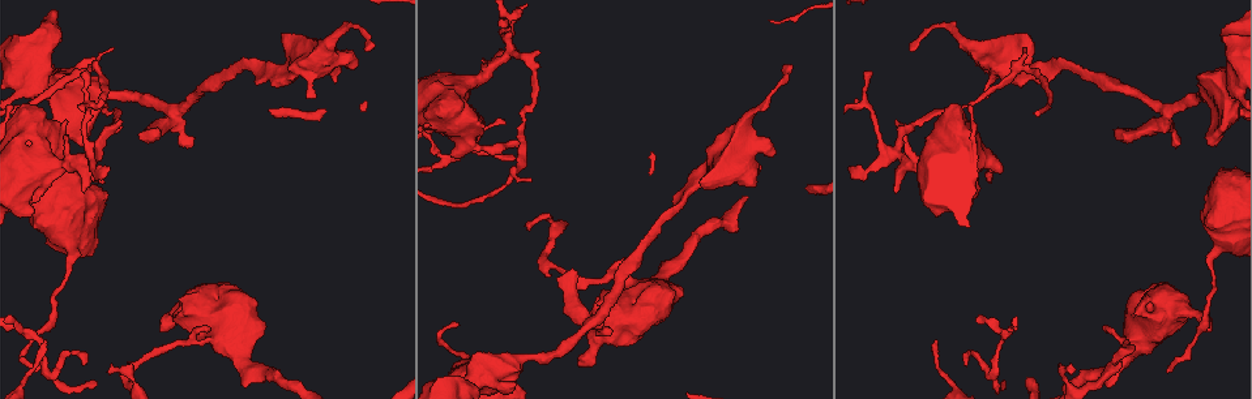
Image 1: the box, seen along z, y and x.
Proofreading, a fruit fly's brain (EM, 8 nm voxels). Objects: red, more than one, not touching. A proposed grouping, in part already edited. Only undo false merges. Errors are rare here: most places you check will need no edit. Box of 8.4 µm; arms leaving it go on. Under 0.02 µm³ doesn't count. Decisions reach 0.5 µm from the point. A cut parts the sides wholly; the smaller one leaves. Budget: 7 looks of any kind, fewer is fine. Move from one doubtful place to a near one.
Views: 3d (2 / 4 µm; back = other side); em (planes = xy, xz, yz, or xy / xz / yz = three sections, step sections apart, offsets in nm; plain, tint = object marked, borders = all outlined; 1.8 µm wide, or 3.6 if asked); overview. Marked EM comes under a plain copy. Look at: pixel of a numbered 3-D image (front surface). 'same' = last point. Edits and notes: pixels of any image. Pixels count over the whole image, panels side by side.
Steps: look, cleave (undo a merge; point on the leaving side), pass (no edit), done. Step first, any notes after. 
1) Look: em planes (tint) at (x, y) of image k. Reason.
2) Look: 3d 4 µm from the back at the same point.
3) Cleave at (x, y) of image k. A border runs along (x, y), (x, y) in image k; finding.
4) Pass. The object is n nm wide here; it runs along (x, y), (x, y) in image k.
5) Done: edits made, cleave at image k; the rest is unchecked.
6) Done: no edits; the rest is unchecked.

Look: 3d 2 µm at (1168, 108) of image 1. Sharp bend.

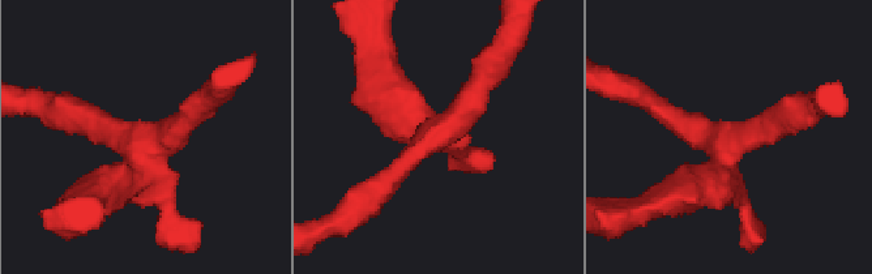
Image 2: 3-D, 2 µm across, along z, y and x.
Look: em xz step 16 (tint) at (145, 141) of image 2. Need the tissue.

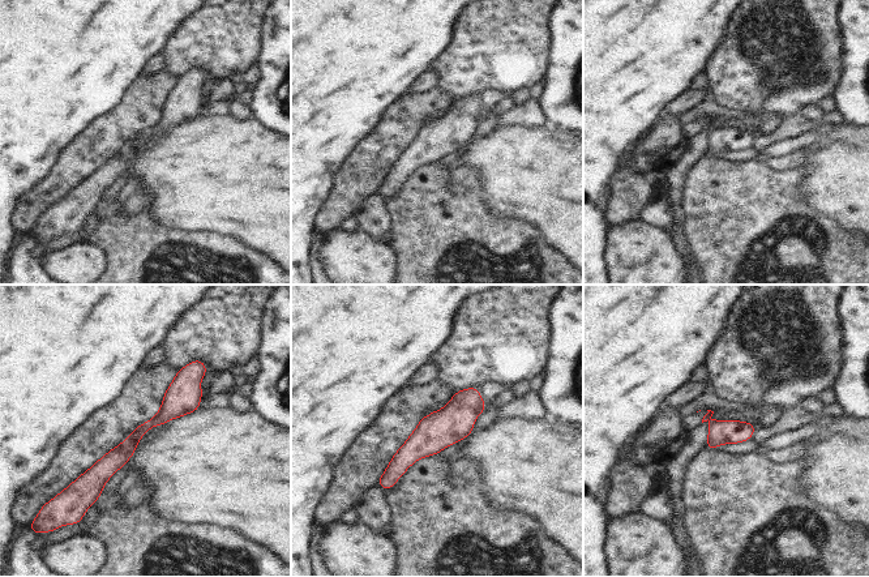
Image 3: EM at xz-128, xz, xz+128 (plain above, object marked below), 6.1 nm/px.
Look: em planes (tint) at the same point. Another direction.

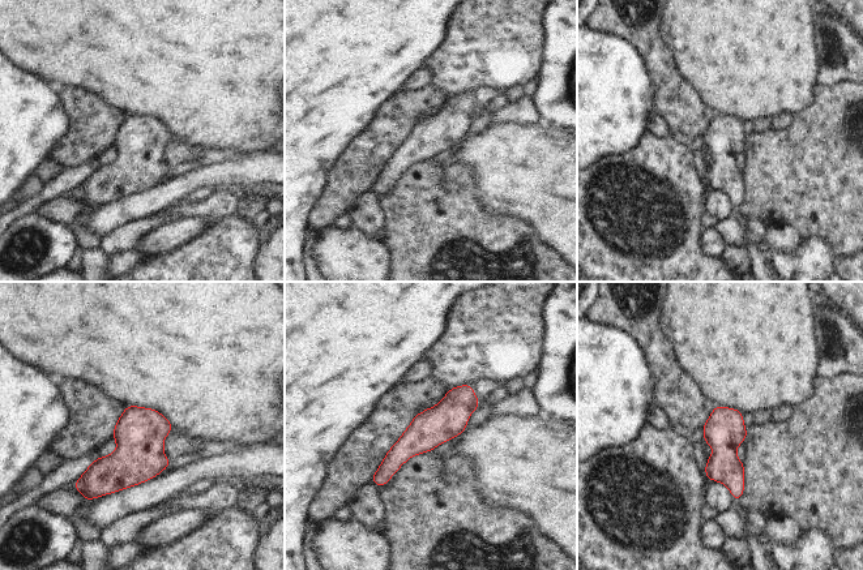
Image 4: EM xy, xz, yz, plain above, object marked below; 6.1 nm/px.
Pass. It runs along (469, 388), (376, 479) in image 4; one neuron here.

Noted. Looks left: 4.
Look: em planes (tint) at (1019, 69) of image 1. Abrupt turn.

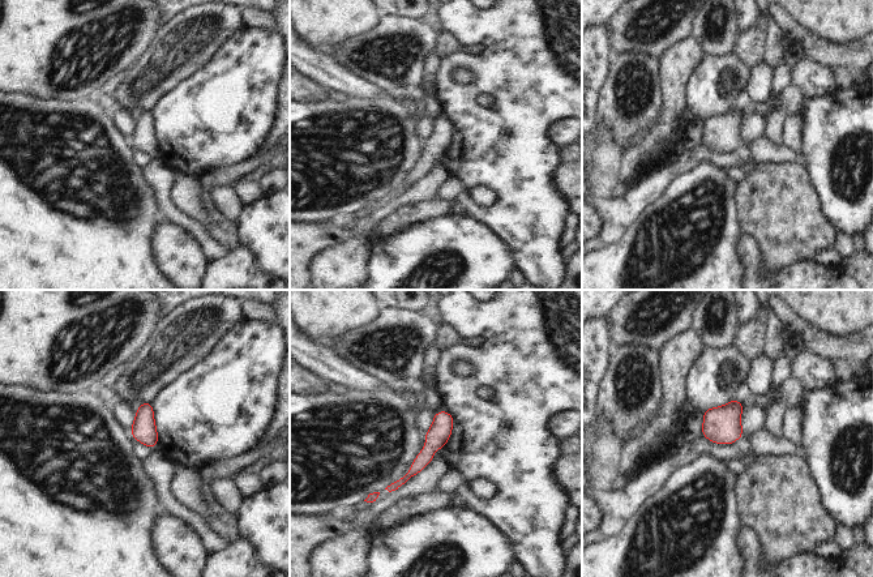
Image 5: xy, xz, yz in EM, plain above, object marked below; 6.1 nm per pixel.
Pass. Continuous, no second neuron.

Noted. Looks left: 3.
Look: 3d 4 µm at (894, 155) of image 1. Narrows sharply.

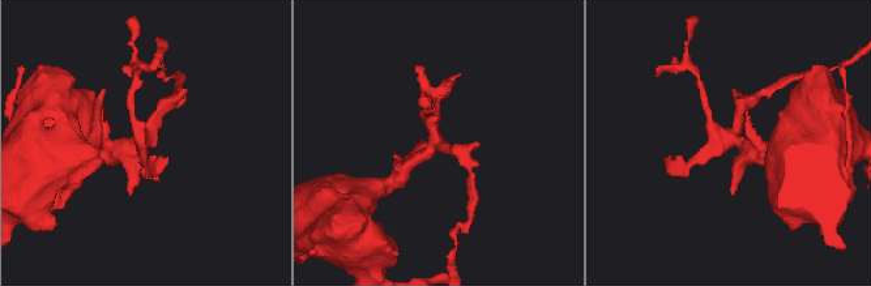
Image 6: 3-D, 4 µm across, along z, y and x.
Look: em planes (tint) at (142, 138) of image 6. Need the tissue.

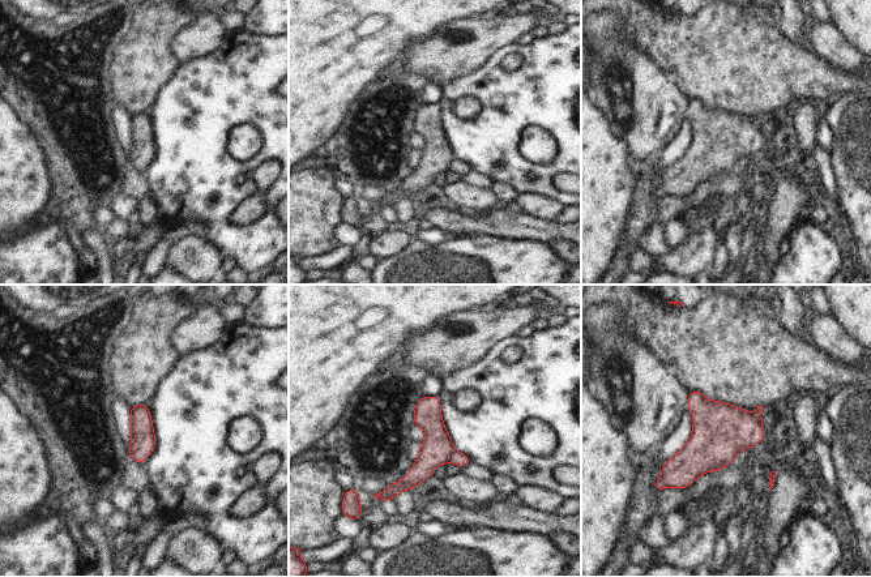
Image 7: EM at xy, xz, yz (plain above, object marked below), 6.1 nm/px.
Cleave at (438, 447) of image 7. A border runs along (455, 451), (448, 461) in image 7; two neurons meet here.

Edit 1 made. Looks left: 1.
Done: edits made, cleave at image 7; the rest is unchecked.

